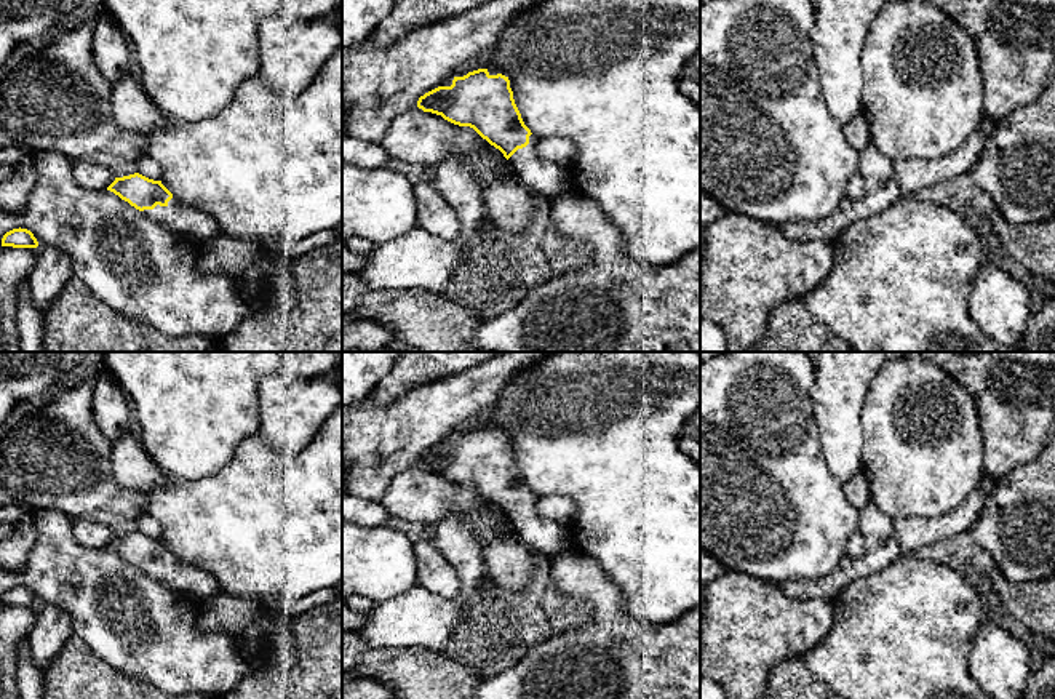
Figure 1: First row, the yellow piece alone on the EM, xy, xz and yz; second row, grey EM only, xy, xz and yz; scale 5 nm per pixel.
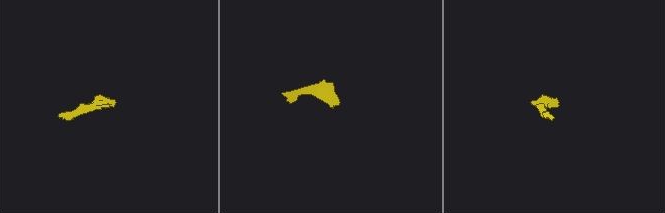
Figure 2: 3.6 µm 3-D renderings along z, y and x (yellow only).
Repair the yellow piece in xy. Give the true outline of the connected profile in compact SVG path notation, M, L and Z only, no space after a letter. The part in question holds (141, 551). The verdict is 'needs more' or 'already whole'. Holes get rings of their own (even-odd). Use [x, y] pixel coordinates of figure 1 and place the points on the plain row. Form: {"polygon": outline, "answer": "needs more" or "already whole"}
{"polygon": "M134 531L115 536L107 549L142 569L152 579L165 582L197 603L206 603L221 590L213 574L200 568L181 565L161 539Z", "answer": "needs more"}

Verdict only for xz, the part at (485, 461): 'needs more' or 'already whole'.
needs more

